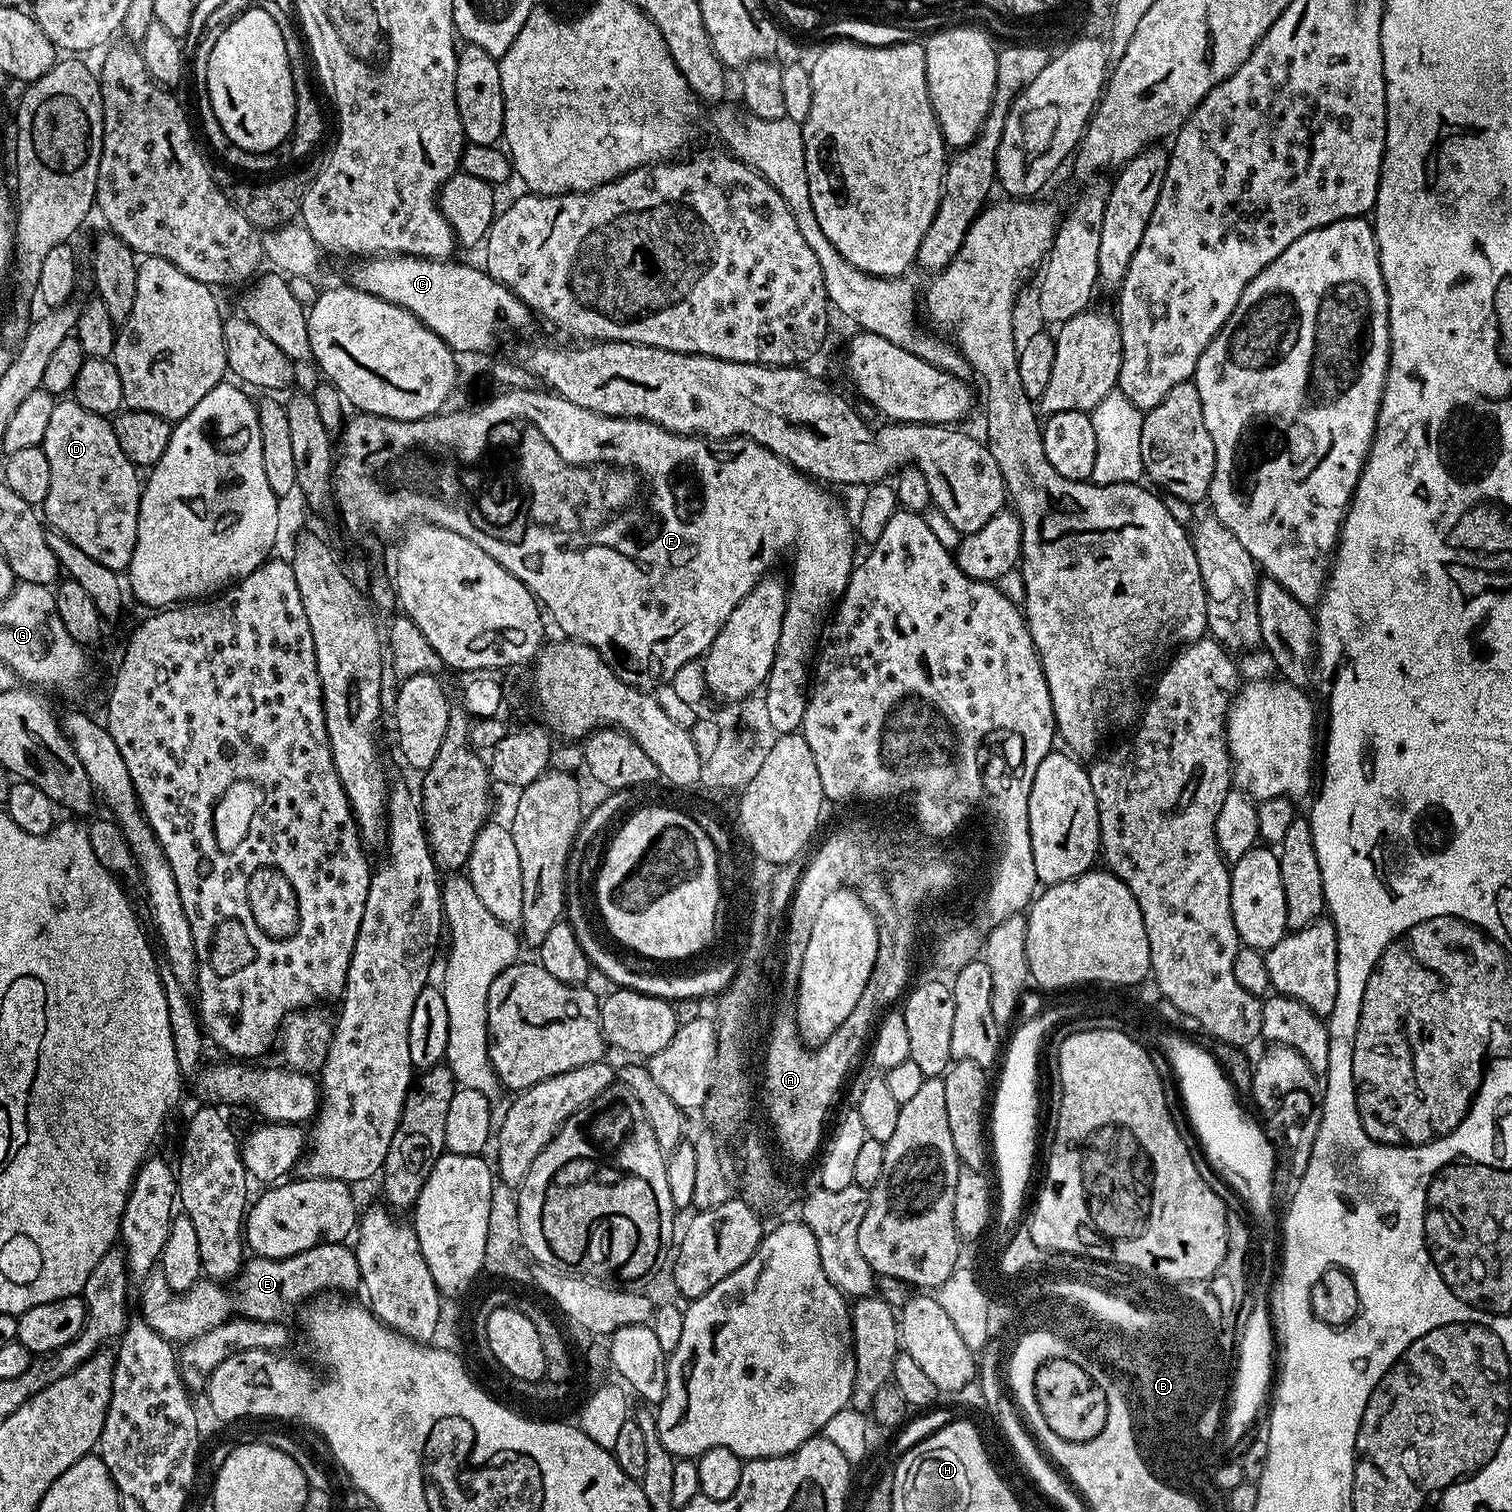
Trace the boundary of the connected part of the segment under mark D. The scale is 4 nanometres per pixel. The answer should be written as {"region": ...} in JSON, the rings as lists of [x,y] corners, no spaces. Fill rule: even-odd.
{"region":[[[57,399],[54,410],[50,410],[50,426],[46,426],[42,447],[50,461],[50,494],[42,505],[47,523],[74,542],[78,550],[90,554],[94,562],[123,573],[136,545],[142,480],[136,477],[136,465],[122,454],[111,423],[82,410],[74,399]]]}

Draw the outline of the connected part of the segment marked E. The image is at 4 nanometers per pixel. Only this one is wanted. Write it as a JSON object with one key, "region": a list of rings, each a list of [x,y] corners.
{"region":[[[347,1243],[343,1244],[319,1244],[318,1246],[314,1246],[310,1250],[302,1250],[298,1254],[294,1254],[293,1256],[287,1256],[286,1258],[282,1258],[281,1260],[271,1260],[270,1258],[266,1258],[265,1256],[257,1256],[253,1255],[251,1258],[245,1259],[241,1269],[240,1269],[240,1275],[235,1277],[234,1283],[231,1286],[233,1288],[225,1287],[223,1283],[210,1280],[207,1278],[202,1278],[199,1280],[197,1284],[193,1286],[192,1289],[190,1289],[189,1292],[182,1292],[177,1294],[174,1290],[170,1290],[170,1286],[166,1282],[166,1278],[163,1276],[163,1274],[156,1270],[153,1271],[152,1275],[147,1277],[146,1283],[148,1284],[144,1288],[144,1312],[142,1312],[143,1319],[147,1320],[148,1324],[151,1328],[157,1332],[158,1335],[164,1337],[165,1340],[169,1342],[177,1342],[176,1340],[180,1340],[179,1342],[187,1342],[192,1340],[195,1336],[201,1336],[206,1332],[206,1330],[212,1330],[214,1326],[220,1326],[224,1323],[226,1323],[227,1320],[233,1319],[235,1316],[246,1316],[250,1320],[261,1320],[262,1322],[284,1322],[287,1321],[288,1311],[291,1310],[291,1308],[296,1308],[299,1306],[300,1303],[303,1302],[303,1300],[311,1301],[313,1298],[311,1296],[316,1296],[319,1294],[319,1292],[328,1292],[324,1294],[336,1294],[332,1292],[342,1292],[338,1294],[348,1294],[344,1292],[352,1292],[361,1287],[360,1282],[360,1271],[358,1270],[358,1258],[356,1257],[355,1251]]]}

